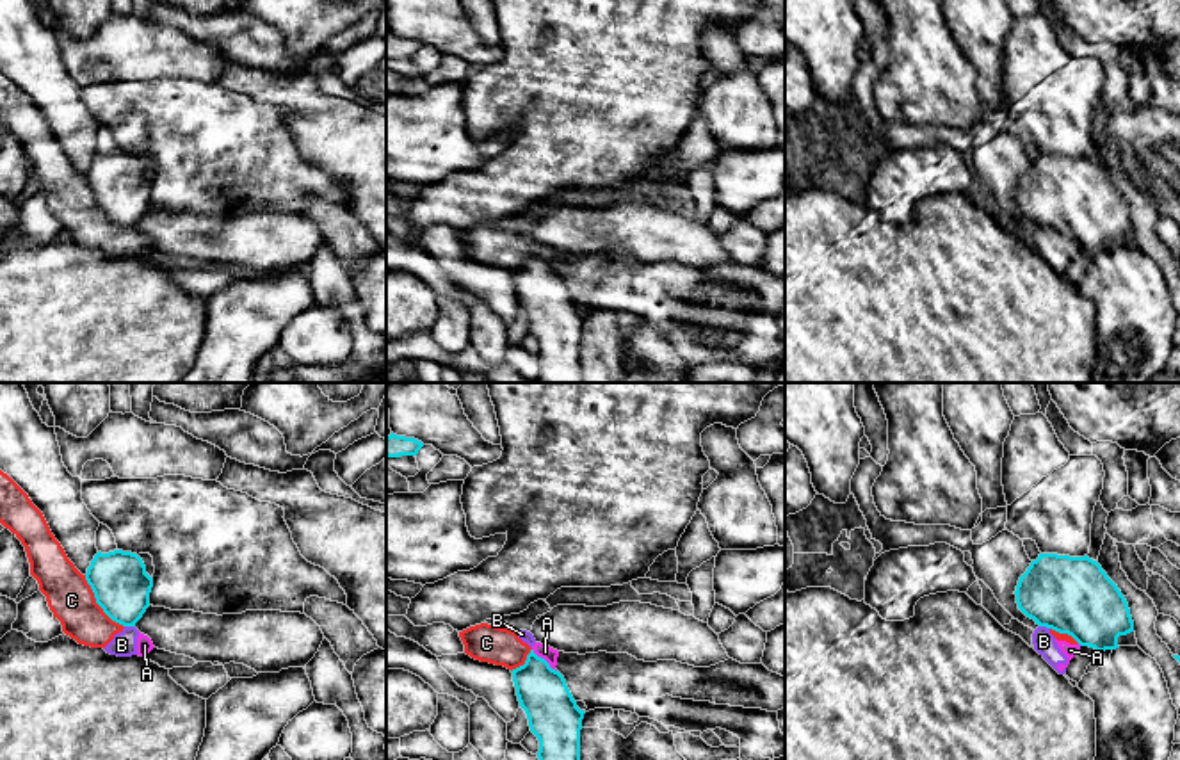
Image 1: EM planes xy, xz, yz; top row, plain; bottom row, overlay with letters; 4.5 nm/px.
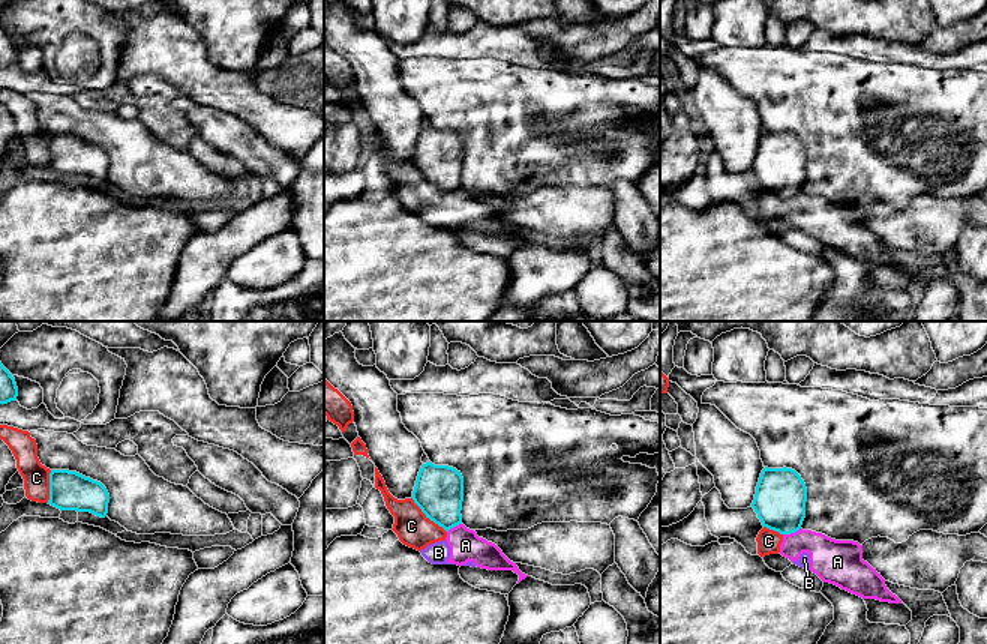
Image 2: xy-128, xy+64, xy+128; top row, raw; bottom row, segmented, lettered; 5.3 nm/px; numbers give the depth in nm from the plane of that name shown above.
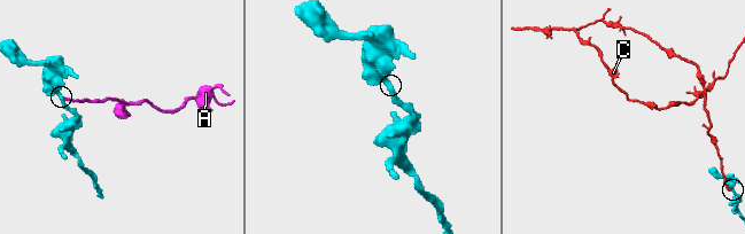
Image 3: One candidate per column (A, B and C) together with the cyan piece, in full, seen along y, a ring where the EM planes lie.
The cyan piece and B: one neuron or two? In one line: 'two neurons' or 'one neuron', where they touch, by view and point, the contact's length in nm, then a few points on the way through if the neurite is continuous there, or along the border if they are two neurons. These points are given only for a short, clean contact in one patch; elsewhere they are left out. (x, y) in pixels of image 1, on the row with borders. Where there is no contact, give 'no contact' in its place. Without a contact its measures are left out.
two neurons | xy (130, 625) | 50 nm | along xy (125, 625), (134, 627)

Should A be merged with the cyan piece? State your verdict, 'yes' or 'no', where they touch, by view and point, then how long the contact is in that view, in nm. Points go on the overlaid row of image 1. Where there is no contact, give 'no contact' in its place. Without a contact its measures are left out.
no | xz (543, 659) | 160 nm

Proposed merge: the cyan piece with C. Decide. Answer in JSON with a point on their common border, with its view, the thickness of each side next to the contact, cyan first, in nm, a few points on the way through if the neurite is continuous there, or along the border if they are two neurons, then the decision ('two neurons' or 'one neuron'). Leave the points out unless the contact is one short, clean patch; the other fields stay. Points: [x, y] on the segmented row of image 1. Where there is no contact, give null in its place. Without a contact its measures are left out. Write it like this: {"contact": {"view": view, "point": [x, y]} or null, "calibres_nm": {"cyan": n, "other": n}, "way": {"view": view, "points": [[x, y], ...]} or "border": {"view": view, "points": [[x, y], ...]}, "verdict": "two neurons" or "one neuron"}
{"contact": {"view": "xy", "point": [96, 602]}, "calibres_nm": {"cyan": 260, "other": 200}, "verdict": "two neurons"}

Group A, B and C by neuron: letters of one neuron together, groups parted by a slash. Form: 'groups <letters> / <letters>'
groups A B C

